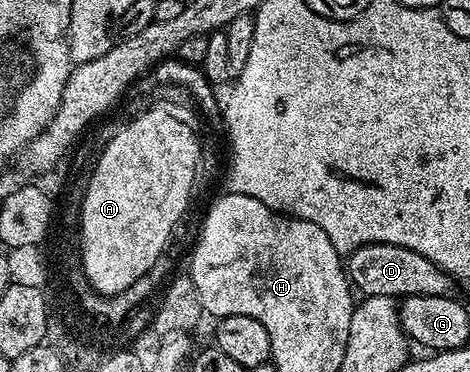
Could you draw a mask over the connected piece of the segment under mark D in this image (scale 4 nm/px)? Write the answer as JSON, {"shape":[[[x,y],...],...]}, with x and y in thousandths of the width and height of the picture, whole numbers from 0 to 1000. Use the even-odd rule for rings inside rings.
{"shape":[[[777,653],[749,675],[734,696],[734,726],[749,774],[774,796],[800,793],[815,809],[855,809],[870,798],[921,798],[960,793],[962,742],[940,728],[913,691],[879,680],[879,669],[826,653]]]}

